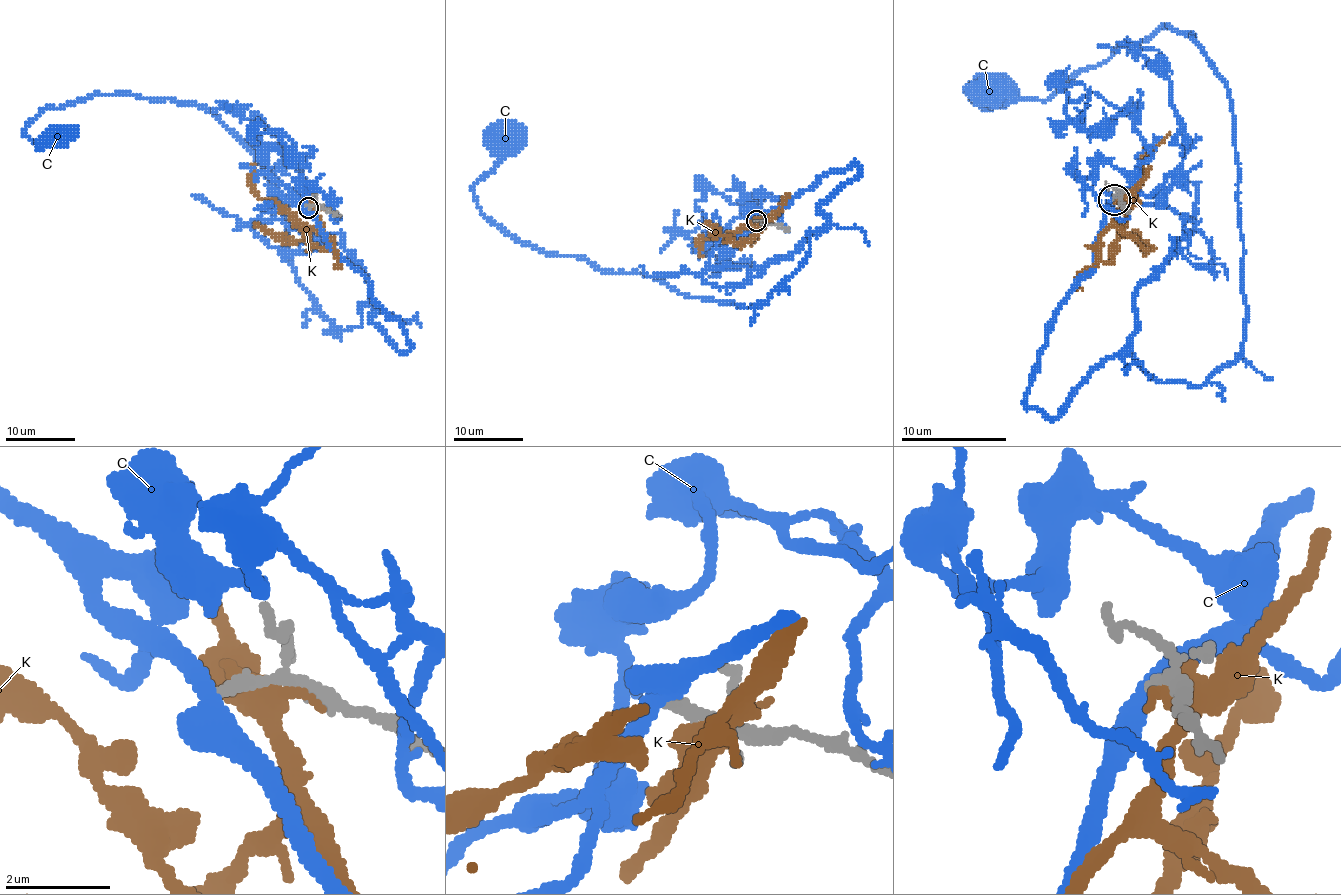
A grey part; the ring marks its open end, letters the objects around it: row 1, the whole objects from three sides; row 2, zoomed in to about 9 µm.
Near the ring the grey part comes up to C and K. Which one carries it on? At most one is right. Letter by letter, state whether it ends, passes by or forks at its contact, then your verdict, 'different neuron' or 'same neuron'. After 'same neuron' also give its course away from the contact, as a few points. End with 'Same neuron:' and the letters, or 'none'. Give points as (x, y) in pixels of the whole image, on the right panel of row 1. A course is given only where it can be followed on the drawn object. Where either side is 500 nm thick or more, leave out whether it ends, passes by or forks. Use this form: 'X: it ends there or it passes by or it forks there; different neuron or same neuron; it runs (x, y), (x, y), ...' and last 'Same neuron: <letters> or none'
C: it passes by; different neuron
K: it passes by; different neuron
Same neuron: none

